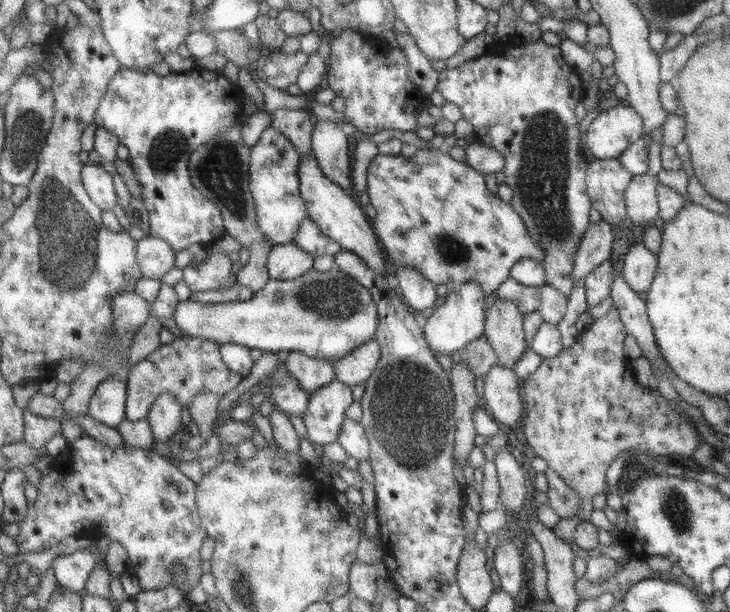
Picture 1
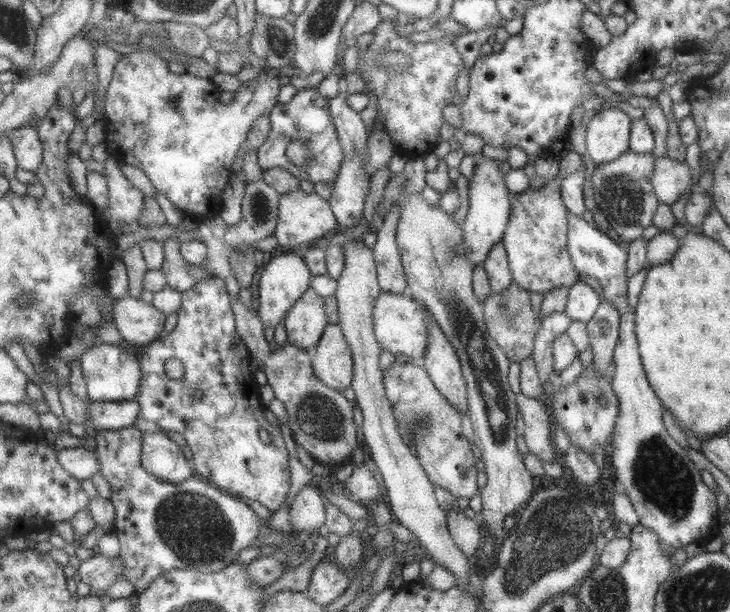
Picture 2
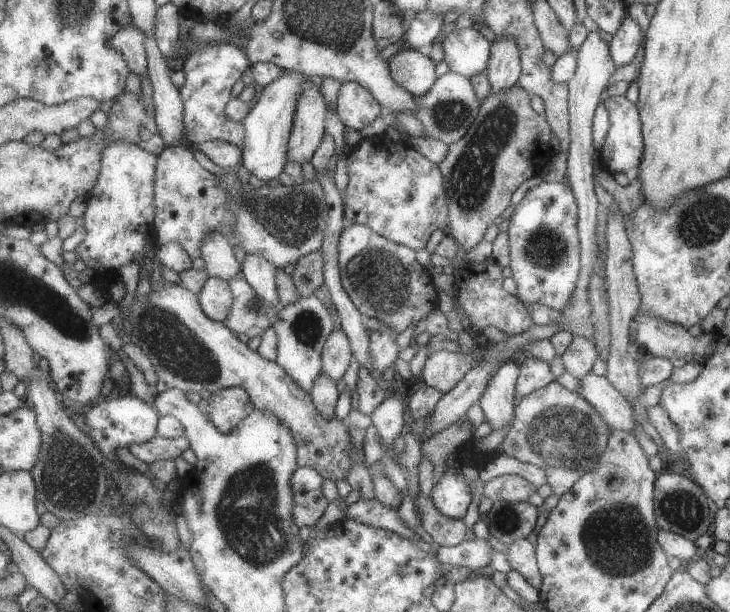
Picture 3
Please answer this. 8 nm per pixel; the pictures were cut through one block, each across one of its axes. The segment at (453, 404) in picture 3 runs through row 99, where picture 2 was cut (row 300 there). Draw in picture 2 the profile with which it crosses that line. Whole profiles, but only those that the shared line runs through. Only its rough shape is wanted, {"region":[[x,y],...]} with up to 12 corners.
{"region":[[578,280],[569,288],[563,312],[587,324],[601,299],[590,285]]}

